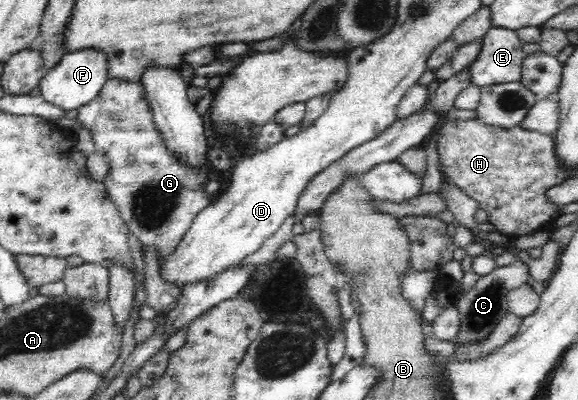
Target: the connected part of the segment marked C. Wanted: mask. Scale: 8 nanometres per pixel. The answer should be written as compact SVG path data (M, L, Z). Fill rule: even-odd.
M517 258L513 263L493 269L489 275L479 277L474 285L466 291L456 306L459 308L459 316L461 316L461 330L458 337L453 341L457 345L465 345L465 343L475 343L485 339L491 331L494 331L497 322L509 312L507 303L507 294L521 285L525 285L529 281L529 264L523 262L521 258Z

